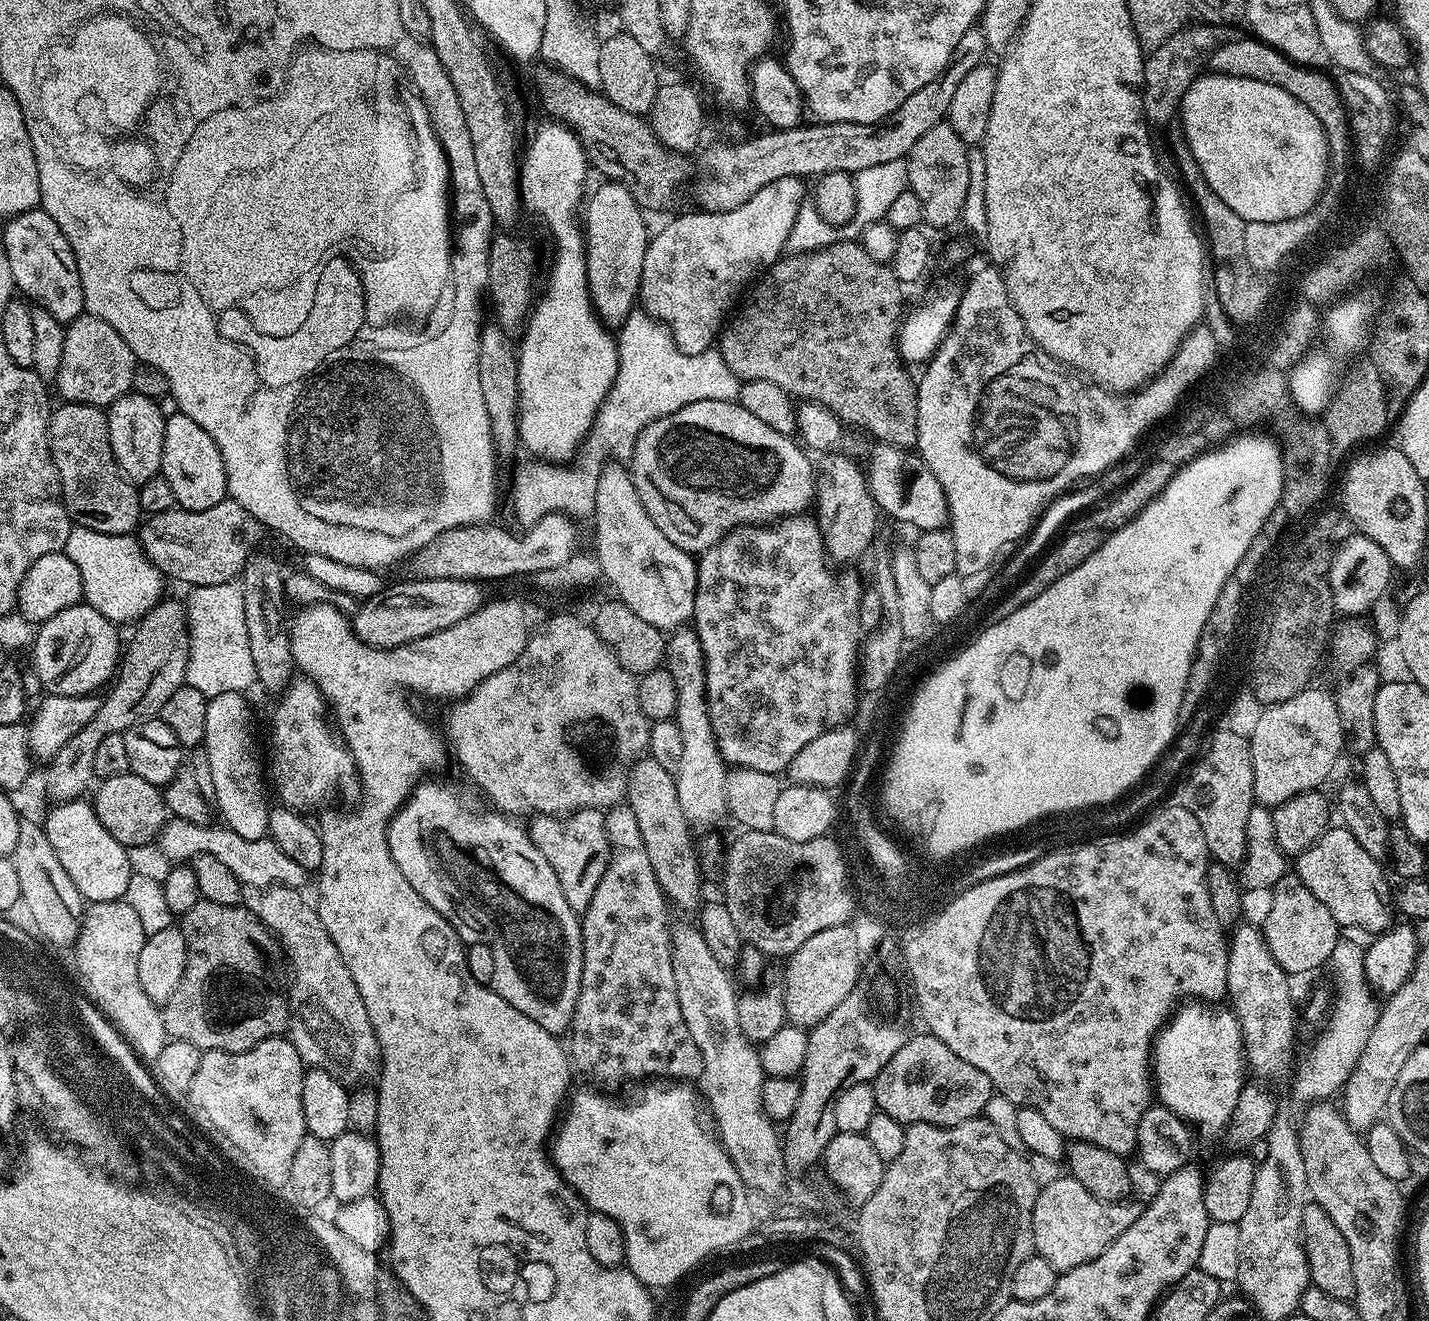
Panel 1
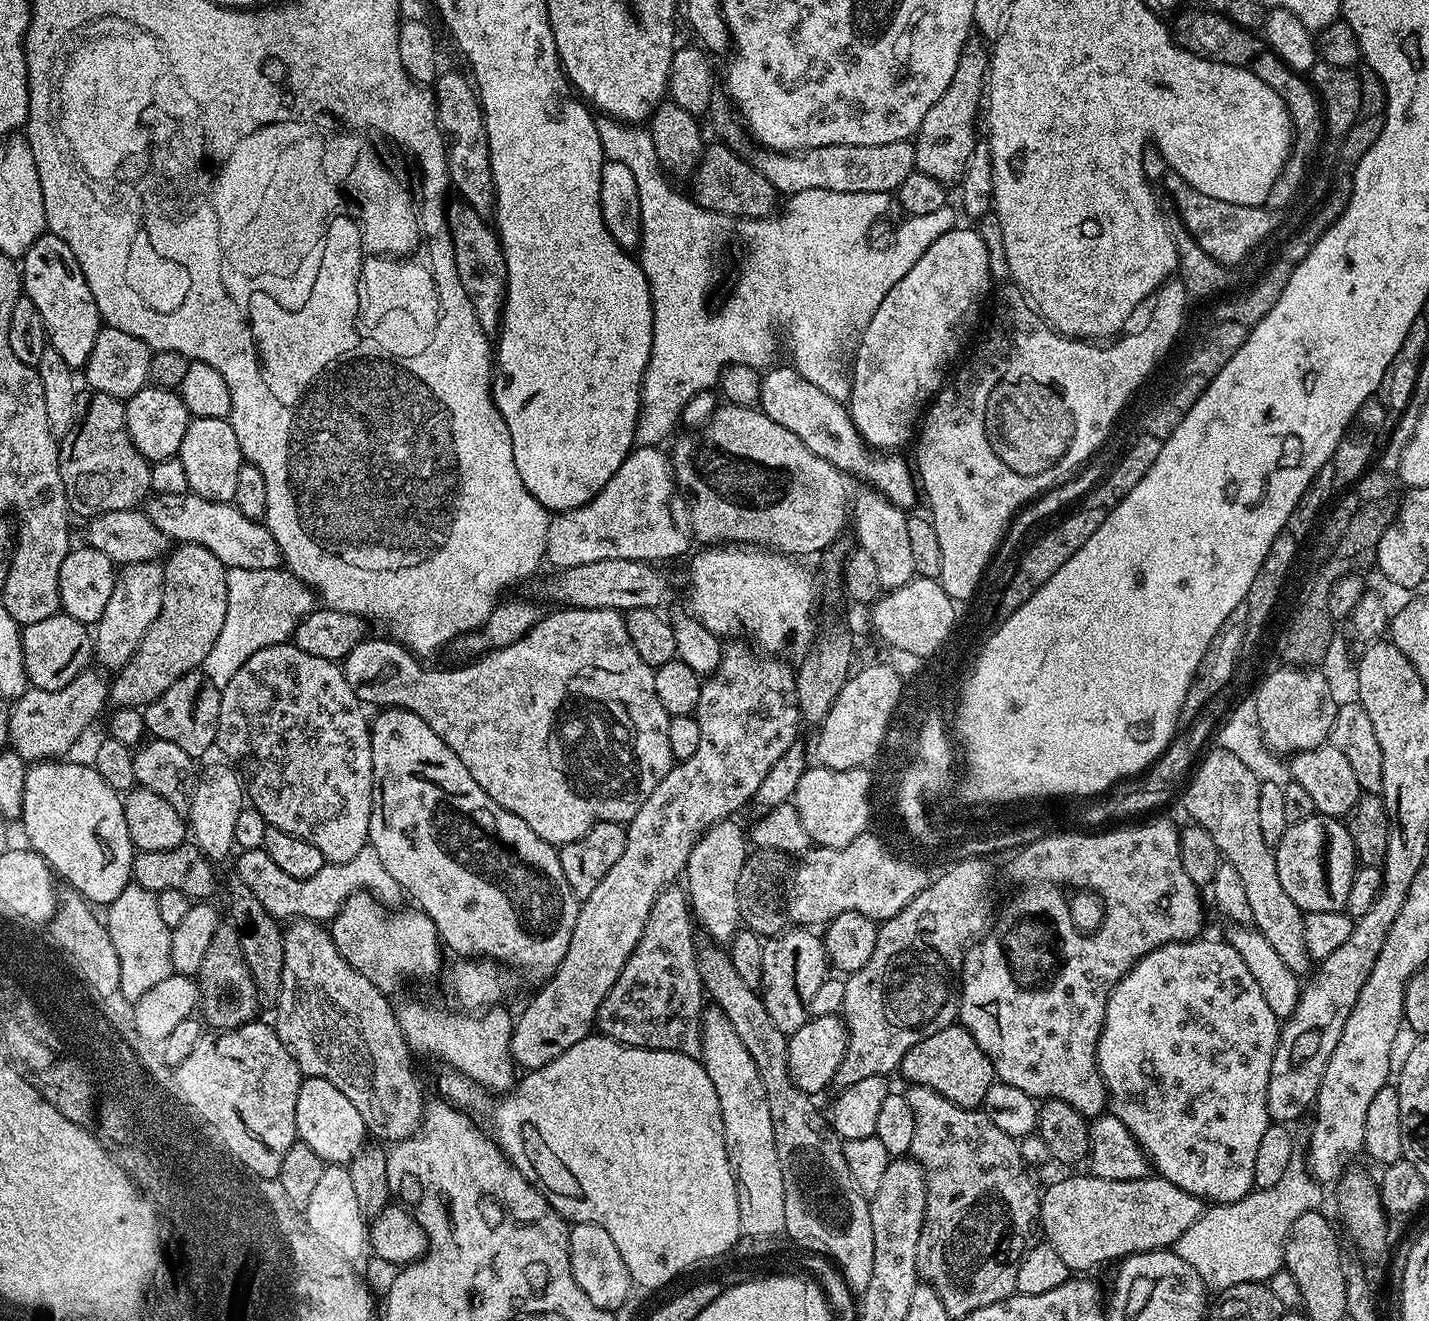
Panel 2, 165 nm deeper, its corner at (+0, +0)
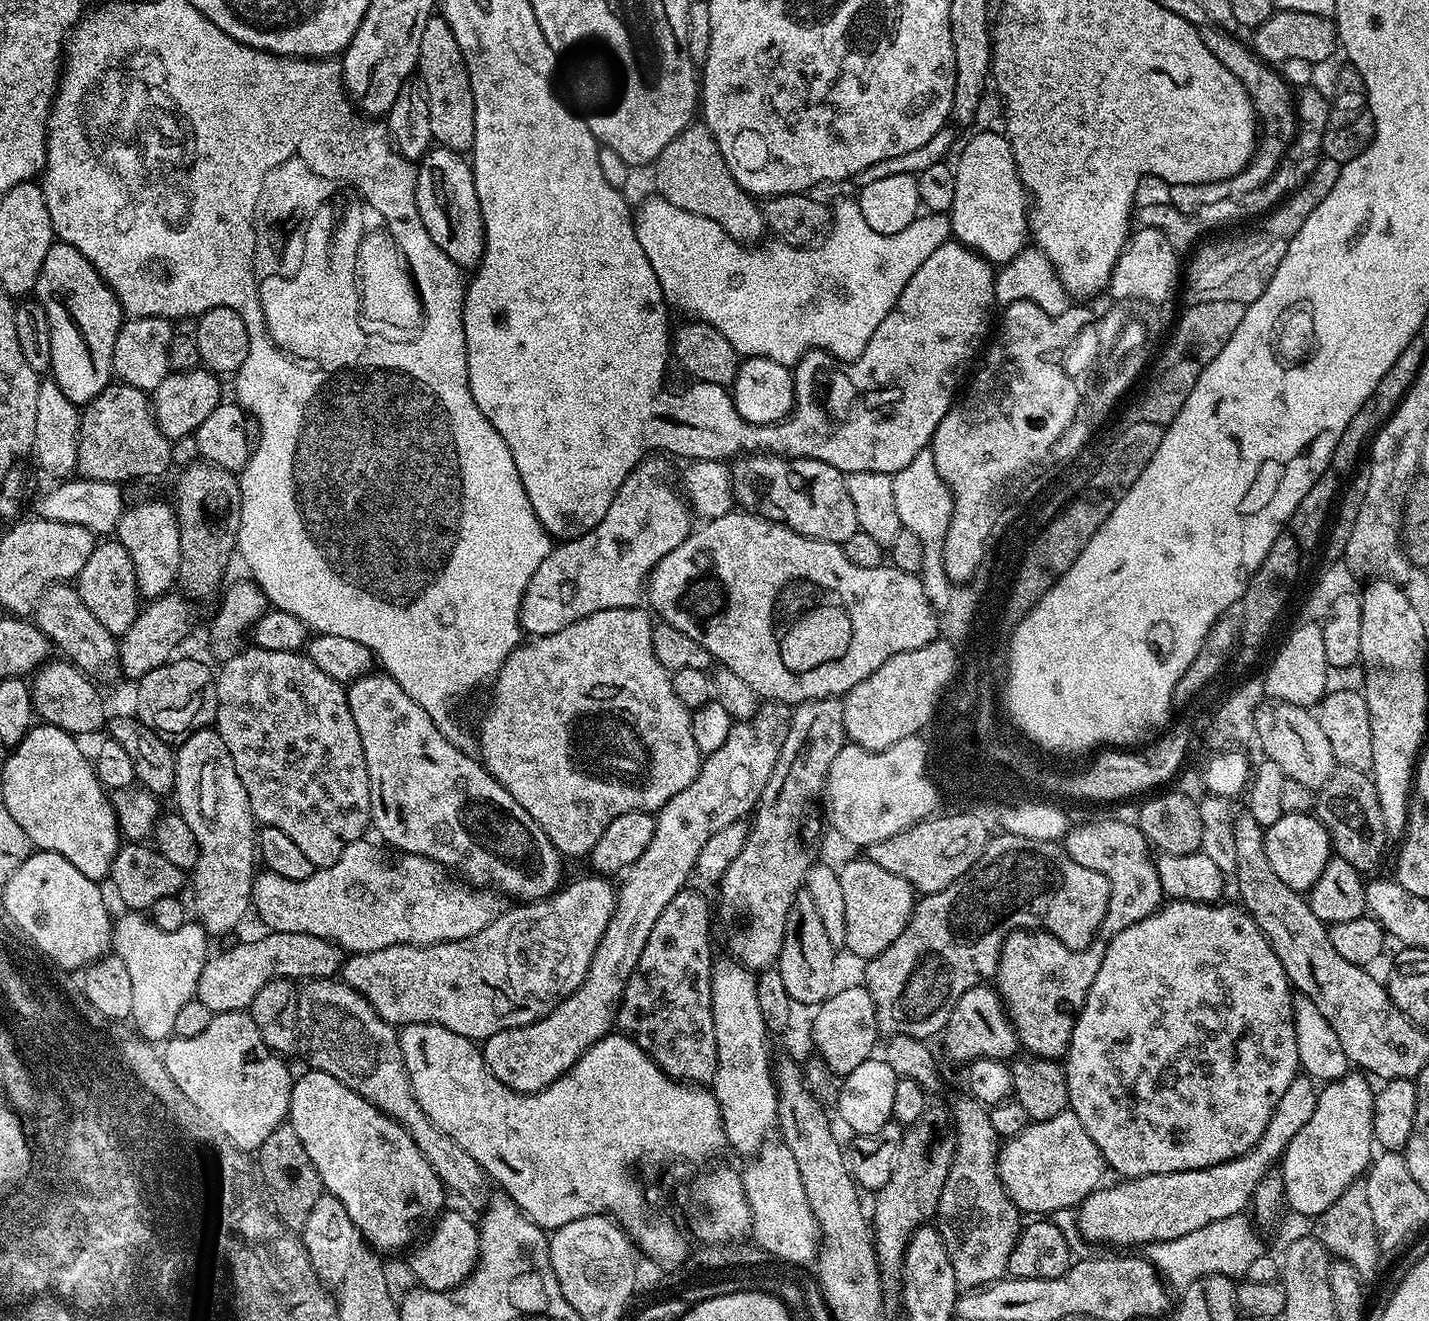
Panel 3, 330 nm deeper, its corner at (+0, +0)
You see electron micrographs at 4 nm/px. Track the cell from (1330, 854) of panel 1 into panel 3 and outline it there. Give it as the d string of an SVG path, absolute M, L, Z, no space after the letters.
M1285 812L1274 826L1264 829L1264 845L1274 874L1278 874L1290 890L1301 894L1312 891L1314 882L1318 882L1318 874L1326 870L1326 862L1334 855L1331 838L1322 822L1306 812Z

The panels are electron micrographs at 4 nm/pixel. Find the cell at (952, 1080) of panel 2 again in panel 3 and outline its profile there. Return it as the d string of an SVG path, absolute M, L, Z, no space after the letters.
M981 982L966 990L954 1006L942 1033L944 1052L956 1064L967 1066L974 1060L1007 1061L1018 1052L1016 1027L1008 1019L1004 1001L995 987Z

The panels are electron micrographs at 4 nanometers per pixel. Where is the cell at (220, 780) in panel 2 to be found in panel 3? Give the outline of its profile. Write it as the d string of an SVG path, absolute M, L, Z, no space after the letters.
M211 727L199 728L192 735L183 737L181 748L176 753L176 786L174 797L178 814L194 830L194 838L198 838L198 862L190 872L190 892L194 916L209 937L224 936L232 932L244 920L244 915L252 908L252 881L258 871L258 821L252 815L250 798L246 798L246 786L242 786L242 778L238 778L238 770L234 770L234 762L230 758L230 750L226 750L226 742Z

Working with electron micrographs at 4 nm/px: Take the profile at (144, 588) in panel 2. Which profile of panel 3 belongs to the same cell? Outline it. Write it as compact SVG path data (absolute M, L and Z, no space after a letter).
M160 500L129 503L116 524L114 536L122 546L126 546L126 554L130 554L130 562L134 562L136 588L145 601L155 600L157 596L164 596L177 587L180 575L180 524L176 521L176 509L171 503L163 504Z

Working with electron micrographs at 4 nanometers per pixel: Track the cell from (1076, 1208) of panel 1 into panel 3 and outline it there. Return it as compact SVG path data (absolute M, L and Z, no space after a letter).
M1297 1075L1296 1080L1290 1082L1290 1090L1286 1090L1286 1094L1282 1094L1260 1141L1249 1152L1238 1158L1202 1170L1182 1170L1181 1172L1124 1178L1116 1182L1120 1184L1114 1185L1113 1188L1107 1188L1107 1186L1097 1188L1080 1203L1074 1212L1081 1237L1085 1241L1093 1240L1096 1244L1147 1246L1182 1238L1186 1234L1194 1234L1194 1230L1210 1228L1214 1222L1222 1222L1222 1218L1241 1215L1252 1203L1255 1186L1261 1182L1268 1171L1275 1169L1281 1161L1290 1138L1294 1138L1294 1134L1298 1134L1298 1130L1302 1130L1302 1126L1306 1126L1306 1122L1310 1122L1310 1114L1314 1114L1317 1095L1317 1085L1307 1075Z

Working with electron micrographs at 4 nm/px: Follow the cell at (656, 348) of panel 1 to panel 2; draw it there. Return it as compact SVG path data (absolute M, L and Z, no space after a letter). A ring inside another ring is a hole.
M604 114L597 119L596 129L598 130L598 138L602 142L605 161L621 160L622 163L625 163L633 171L634 177L637 178L637 186L641 196L641 234L638 245L638 259L642 270L648 276L648 285L652 295L652 334L650 343L647 345L648 365L644 371L644 380L640 384L640 417L636 423L635 439L635 443L640 446L663 445L663 440L666 439L665 441L667 441L677 431L677 429L675 430L676 423L678 425L681 423L684 408L688 403L697 399L701 394L707 393L704 392L707 388L715 389L720 379L721 370L728 364L745 364L757 370L767 369L775 361L772 359L776 356L776 336L782 335L783 332L784 344L792 351L791 367L795 368L798 374L802 374L802 378L806 378L806 382L814 382L814 386L818 386L818 390L826 390L826 394L830 394L830 398L841 402L847 401L849 394L852 393L848 361L850 349L857 343L858 337L870 322L870 318L874 318L874 310L878 310L878 306L882 306L882 298L886 298L886 294L890 294L894 285L902 278L906 278L906 274L910 274L914 262L918 262L918 258L922 258L922 254L926 254L926 250L930 250L932 243L938 238L942 238L942 234L946 234L952 228L957 227L958 224L956 212L952 209L952 206L946 206L942 210L933 210L931 214L909 216L901 219L902 222L897 226L896 233L892 236L892 245L889 248L871 248L868 245L868 235L872 232L872 223L887 210L888 200L890 204L889 193L862 194L859 192L858 194L842 194L838 190L802 190L798 194L787 197L786 203L788 205L785 206L784 213L782 213L782 208L779 214L773 215L771 218L750 220L747 218L737 219L735 216L724 216L721 212L711 212L702 206L698 206L691 195L683 196L682 193L675 192L668 185L669 177L665 175L660 167L660 160L656 156L656 147L652 141L652 133L647 127L625 124L623 120L615 120ZM732 232L736 232L737 238L744 243L744 252L748 257L745 258L744 265L741 266L740 273L736 276L736 285L733 286L732 293L725 298L724 305L717 312L711 312L708 309L708 291L711 290L712 283L716 280L715 256L723 250L724 243L731 238Z

